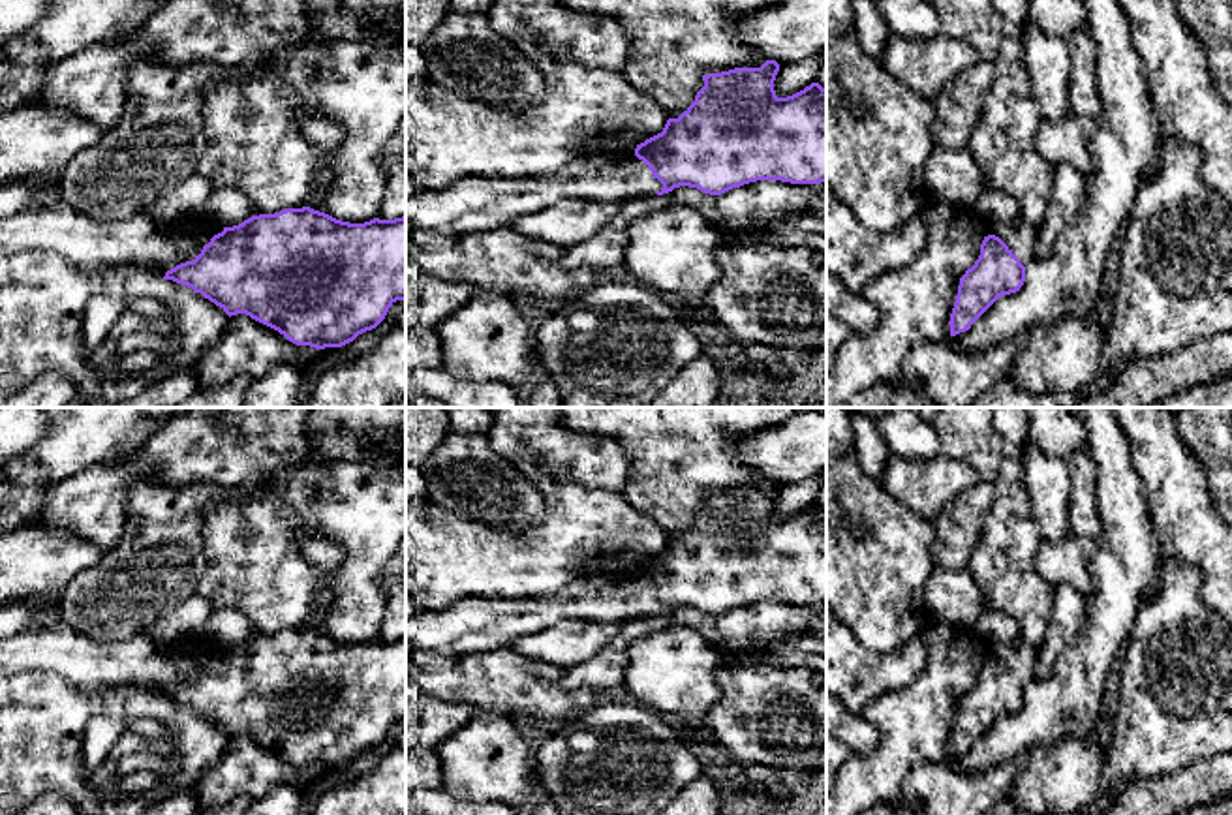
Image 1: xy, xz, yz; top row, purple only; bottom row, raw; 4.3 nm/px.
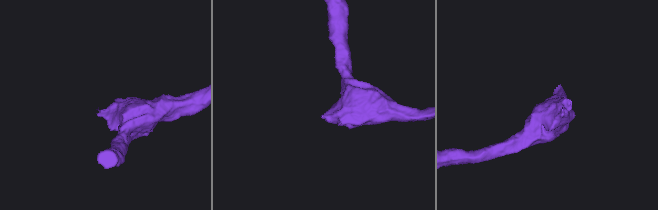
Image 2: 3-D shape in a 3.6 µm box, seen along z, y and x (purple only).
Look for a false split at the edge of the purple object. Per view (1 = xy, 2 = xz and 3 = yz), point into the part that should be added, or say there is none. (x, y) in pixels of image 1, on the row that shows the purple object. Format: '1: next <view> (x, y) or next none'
1: next xy (203, 228)
2: next xz (472, 205)
3: next yz (1018, 235)

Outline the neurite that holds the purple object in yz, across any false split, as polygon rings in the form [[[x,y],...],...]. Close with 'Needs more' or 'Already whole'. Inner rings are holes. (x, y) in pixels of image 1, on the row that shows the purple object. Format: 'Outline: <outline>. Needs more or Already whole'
Outline: [[[1022,216],[986,223],[980,255],[960,278],[950,336],[965,332],[999,299],[1020,291],[1025,265],[1035,259],[1037,229]]]. Needs more

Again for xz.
Outline: [[[766,60],[761,68],[702,75],[704,86],[678,118],[669,118],[661,133],[620,154],[590,154],[528,178],[462,178],[439,192],[423,190],[406,199],[406,227],[454,237],[513,225],[558,201],[622,203],[680,186],[721,195],[757,180],[826,182],[826,88],[811,83],[778,98],[778,71],[779,64]]]. Needs more

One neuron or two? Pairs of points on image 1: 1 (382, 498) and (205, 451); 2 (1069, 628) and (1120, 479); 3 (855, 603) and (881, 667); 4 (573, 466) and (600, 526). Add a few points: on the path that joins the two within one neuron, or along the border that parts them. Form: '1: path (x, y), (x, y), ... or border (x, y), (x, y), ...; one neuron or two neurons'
1: border (303, 459), (260, 477); two neurons
2: border (1086, 598), (1086, 624), (1073, 641); two neurons
3: border (846, 622), (864, 648), (879, 654), (915, 635); two neurons
4: border (543, 466), (558, 479), (620, 492); two neurons

